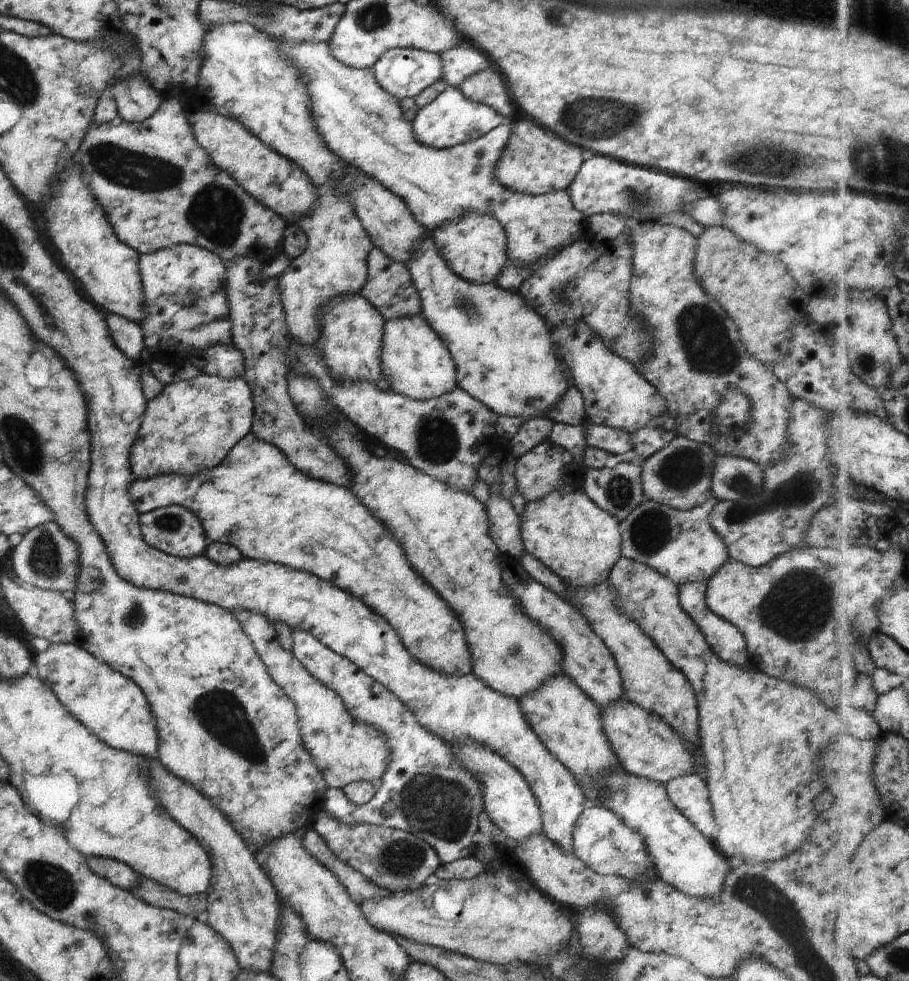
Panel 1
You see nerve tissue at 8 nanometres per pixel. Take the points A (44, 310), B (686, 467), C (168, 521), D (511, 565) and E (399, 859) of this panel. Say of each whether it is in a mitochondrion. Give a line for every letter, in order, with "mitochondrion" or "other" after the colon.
A: other
B: mitochondrion
C: mitochondrion
D: other
E: mitochondrion

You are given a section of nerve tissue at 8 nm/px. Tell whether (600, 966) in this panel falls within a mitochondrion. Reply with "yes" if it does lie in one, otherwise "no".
no

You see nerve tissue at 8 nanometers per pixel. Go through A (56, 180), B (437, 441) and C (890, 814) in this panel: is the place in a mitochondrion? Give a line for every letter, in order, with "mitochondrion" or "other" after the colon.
A: other
B: mitochondrion
C: other

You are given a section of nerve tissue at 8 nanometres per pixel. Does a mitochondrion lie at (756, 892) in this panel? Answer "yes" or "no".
yes

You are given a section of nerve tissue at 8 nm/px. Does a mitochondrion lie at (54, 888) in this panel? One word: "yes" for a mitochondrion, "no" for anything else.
yes

